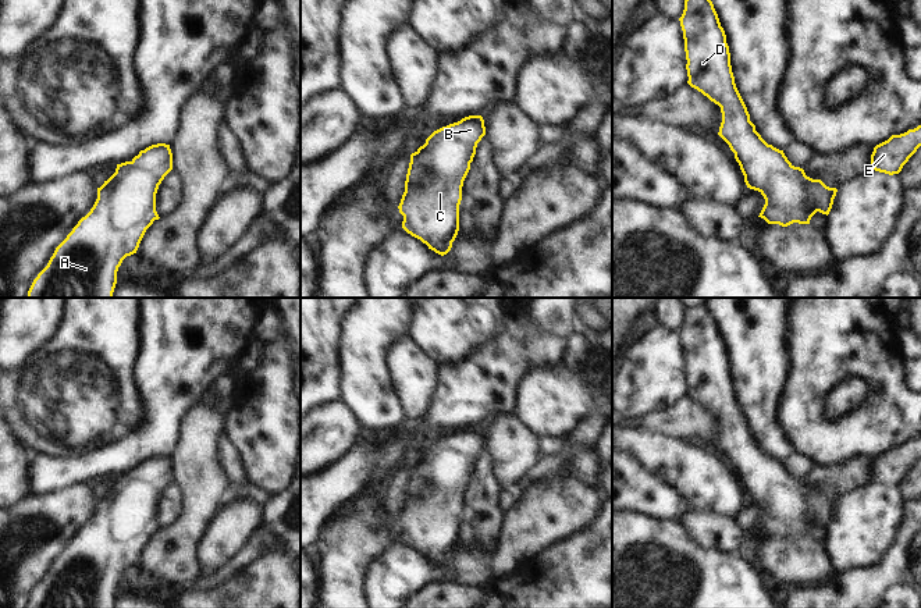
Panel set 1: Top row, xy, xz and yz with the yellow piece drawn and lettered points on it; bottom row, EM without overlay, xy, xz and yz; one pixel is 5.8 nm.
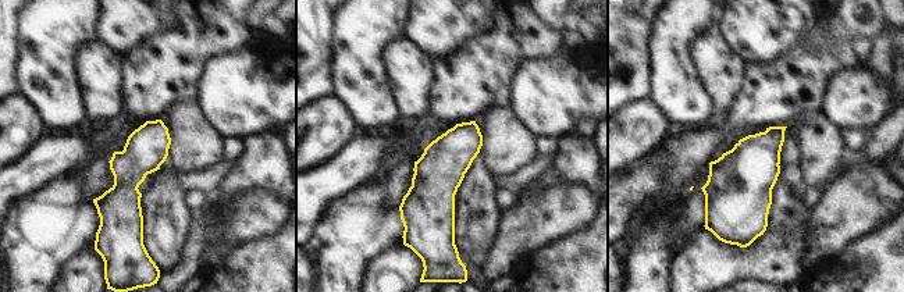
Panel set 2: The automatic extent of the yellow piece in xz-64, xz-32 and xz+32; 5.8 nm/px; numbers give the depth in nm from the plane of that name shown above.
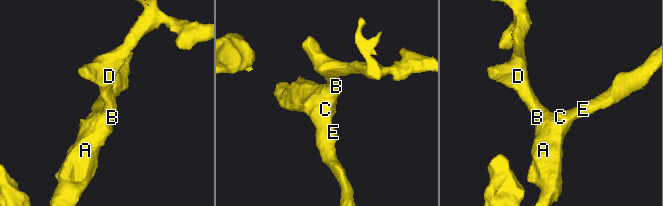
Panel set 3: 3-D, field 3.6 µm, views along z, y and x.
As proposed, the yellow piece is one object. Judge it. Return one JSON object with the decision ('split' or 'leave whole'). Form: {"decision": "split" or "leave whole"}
{"decision": "leave whole"}

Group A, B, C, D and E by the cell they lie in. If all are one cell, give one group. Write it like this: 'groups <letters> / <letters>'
groups A B C D E

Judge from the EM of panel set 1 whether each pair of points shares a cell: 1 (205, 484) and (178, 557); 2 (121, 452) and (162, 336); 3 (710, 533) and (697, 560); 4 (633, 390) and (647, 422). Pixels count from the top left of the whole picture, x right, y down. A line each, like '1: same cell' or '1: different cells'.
1: same cell
2: same cell
3: different cells
4: different cells

